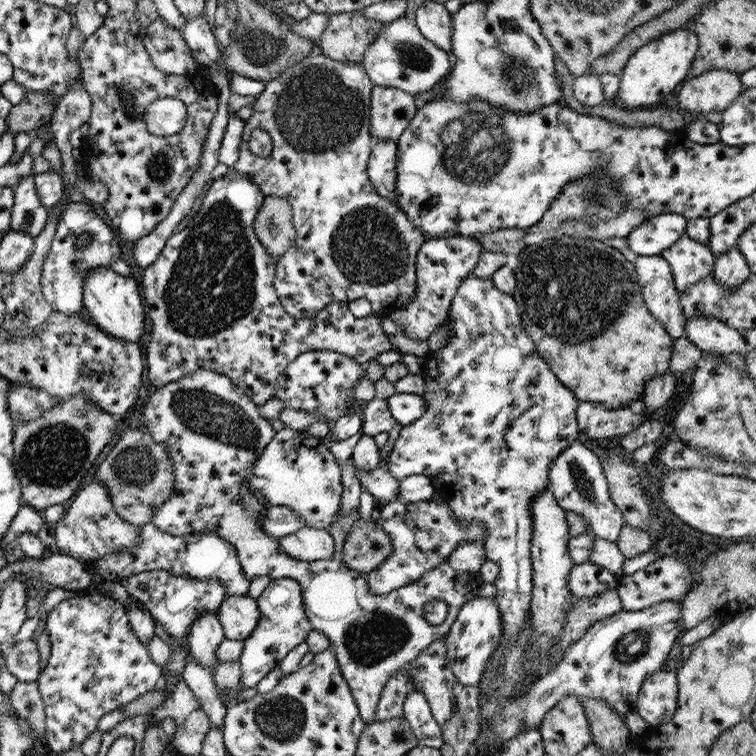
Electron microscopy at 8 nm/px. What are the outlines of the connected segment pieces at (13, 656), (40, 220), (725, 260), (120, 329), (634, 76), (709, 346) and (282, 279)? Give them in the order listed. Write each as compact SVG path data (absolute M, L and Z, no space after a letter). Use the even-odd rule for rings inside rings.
M33 639L7 646L4 657L7 671L11 672L16 680L32 682L39 678L40 652Z
M34 175L21 178L13 187L13 191L11 230L26 232L35 239L46 226L50 208L40 202Z
M733 246L728 252L716 258L713 269L714 277L726 289L736 289L750 277L749 263L746 262L739 248Z
M98 267L92 269L84 281L82 292L84 311L91 321L114 339L139 344L144 334L144 306L140 298L140 290L134 277L120 276L110 268Z
M690 26L672 29L641 46L628 59L620 75L615 104L626 106L628 109L642 109L664 100L680 82L686 81L698 47L698 37Z
M712 316L686 320L685 336L702 352L716 352L720 356L745 356L750 350L743 332Z
M317 52L303 58L300 62L290 66L287 72L274 80L265 82L264 90L257 96L253 103L253 112L250 118L245 121L242 130L242 142L240 143L240 154L238 160L231 166L236 172L247 175L257 184L264 196L275 196L286 199L293 208L293 223L296 227L296 242L293 247L277 259L277 268L275 280L273 281L274 290L278 296L282 307L286 313L293 318L304 319L316 316L322 308L326 308L330 302L338 302L343 305L345 302L354 302L360 298L366 298L372 304L373 314L388 314L412 302L416 298L416 263L417 254L420 247L426 242L428 236L419 228L416 228L405 215L405 212L398 208L390 200L382 197L372 186L368 176L368 161L371 153L371 134L370 109L371 109L371 90L373 82L366 75L364 65L358 62L338 62ZM256 128L265 130L272 139L272 150L267 157L255 155L250 149L248 140L250 140L252 131Z

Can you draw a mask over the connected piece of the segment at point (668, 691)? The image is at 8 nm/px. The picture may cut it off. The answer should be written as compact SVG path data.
M660 669L639 688L636 712L652 727L669 721L679 705L677 672Z

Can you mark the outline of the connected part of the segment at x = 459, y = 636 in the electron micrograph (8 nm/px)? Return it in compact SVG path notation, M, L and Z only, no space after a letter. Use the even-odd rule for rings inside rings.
M474 597L458 611L444 640L447 644L447 666L452 669L457 682L464 686L478 686L485 664L499 646L503 622L496 600L492 597Z

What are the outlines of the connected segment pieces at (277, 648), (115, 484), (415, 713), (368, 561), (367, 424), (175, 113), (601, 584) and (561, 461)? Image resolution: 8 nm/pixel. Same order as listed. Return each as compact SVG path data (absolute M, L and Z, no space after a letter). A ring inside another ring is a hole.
M271 580L256 602L259 606L260 620L252 634L243 640L243 651L238 660L241 666L241 683L246 688L255 688L270 670L279 666L281 660L293 648L304 643L313 630L303 605L300 583L296 580Z
M128 426L117 444L100 462L94 477L107 486L118 516L136 526L153 522L157 508L168 500L175 483L173 464L167 448L157 443L149 432Z
M408 691L403 716L410 723L420 745L440 750L444 744L442 727L434 720L429 702L422 691Z
M376 514L368 520L357 520L342 546L343 563L352 570L369 573L392 556L388 533L379 525Z
M372 399L363 410L363 425L361 434L376 436L383 432L390 432L392 440L399 435L401 424L398 423L388 409L386 399Z
M158 99L144 111L147 129L156 136L176 134L187 121L186 105L178 99Z
M592 562L575 564L568 575L568 586L574 597L592 598L611 588L618 588L620 577Z
M582 438L575 440L551 464L548 488L553 492L557 503L567 512L580 513L587 522L588 531L595 538L604 538L616 542L625 525L622 513L612 502L607 478L598 456L582 443Z

